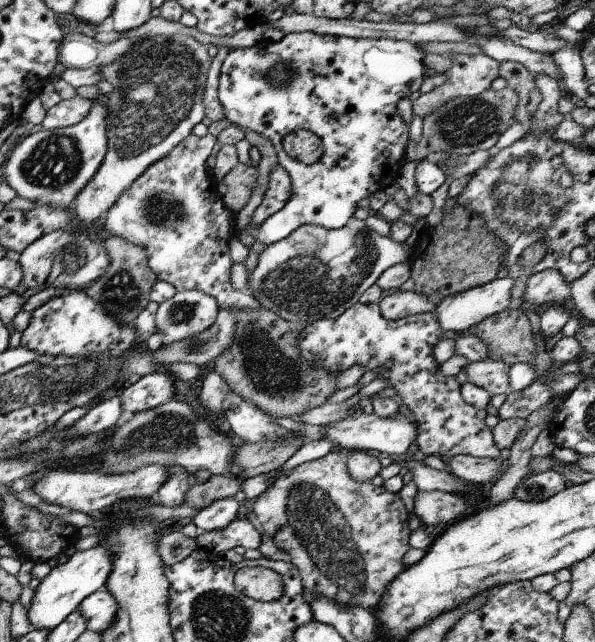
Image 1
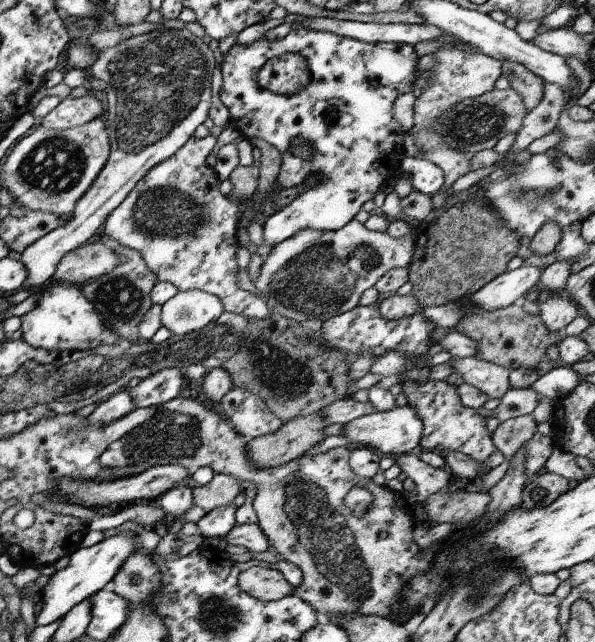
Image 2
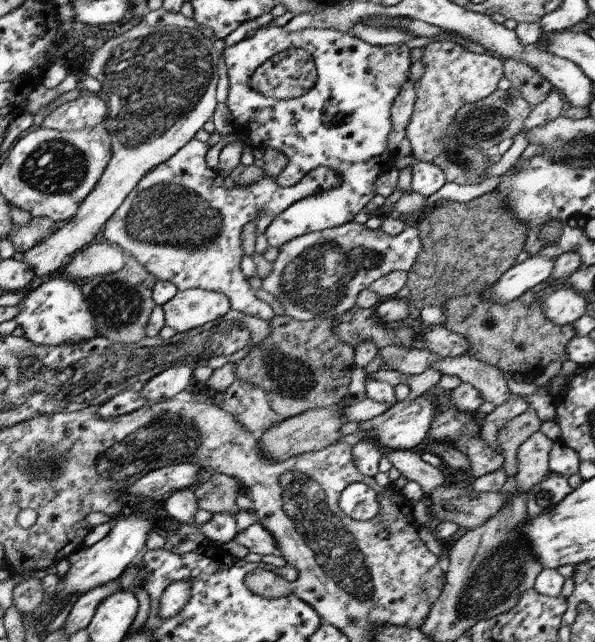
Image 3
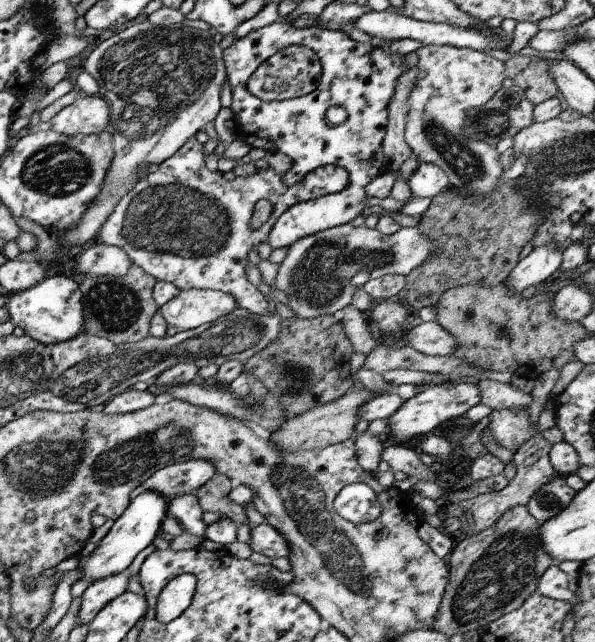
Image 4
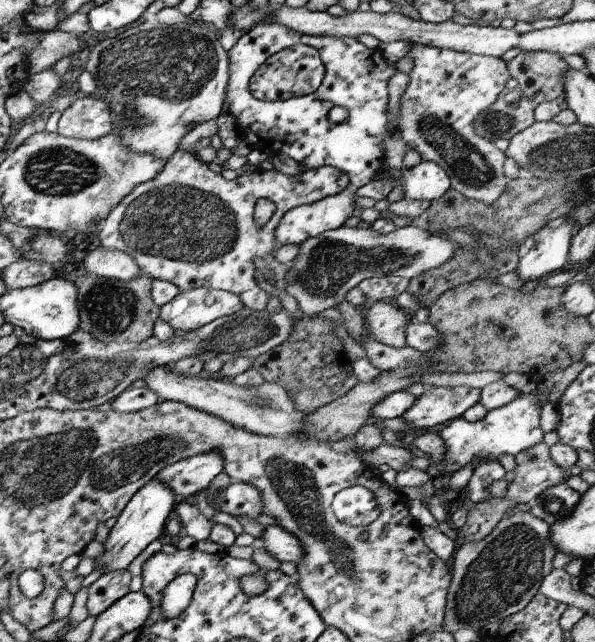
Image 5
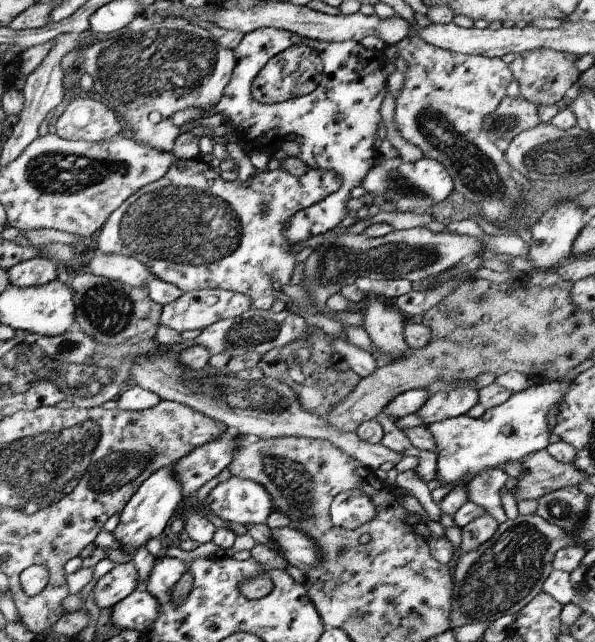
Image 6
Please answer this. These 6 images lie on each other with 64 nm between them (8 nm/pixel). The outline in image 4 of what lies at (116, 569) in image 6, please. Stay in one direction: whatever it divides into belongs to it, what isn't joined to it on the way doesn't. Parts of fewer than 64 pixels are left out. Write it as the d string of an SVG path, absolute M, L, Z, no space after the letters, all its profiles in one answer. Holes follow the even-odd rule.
M121 571L115 576L107 576L107 578L90 582L79 596L80 604L75 626L87 624L97 614L97 611L105 606L105 603L125 591L127 580L127 571Z

